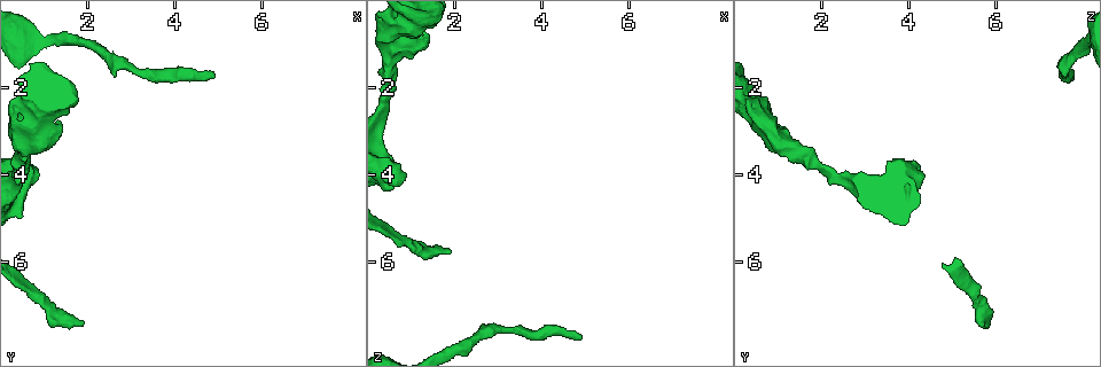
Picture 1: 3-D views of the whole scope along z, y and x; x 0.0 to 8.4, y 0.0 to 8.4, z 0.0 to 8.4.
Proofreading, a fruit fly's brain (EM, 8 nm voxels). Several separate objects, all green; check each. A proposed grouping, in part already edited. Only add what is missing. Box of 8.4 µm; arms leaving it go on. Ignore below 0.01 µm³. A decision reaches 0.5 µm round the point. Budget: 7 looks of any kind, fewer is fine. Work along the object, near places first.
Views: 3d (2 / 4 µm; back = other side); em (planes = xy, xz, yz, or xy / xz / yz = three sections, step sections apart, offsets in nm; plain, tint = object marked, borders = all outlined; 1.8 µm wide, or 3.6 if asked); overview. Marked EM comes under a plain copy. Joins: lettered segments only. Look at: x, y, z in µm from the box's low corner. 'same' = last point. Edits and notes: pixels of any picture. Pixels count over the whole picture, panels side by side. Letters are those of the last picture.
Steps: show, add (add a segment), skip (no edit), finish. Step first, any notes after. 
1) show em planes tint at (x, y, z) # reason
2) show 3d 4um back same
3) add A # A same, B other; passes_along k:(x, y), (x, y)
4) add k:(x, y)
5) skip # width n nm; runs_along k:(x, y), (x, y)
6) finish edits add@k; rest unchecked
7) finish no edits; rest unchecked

show 3d 2um at (4.90, 1.65, 7.70) # end of a long branch

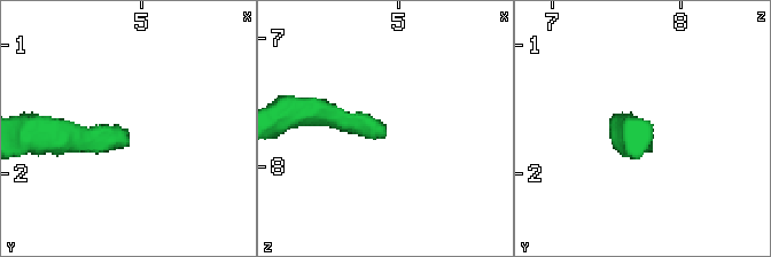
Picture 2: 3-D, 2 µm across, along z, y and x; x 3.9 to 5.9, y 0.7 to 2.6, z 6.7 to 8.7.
show em planes tint at (4.94, 1.70, 7.76)

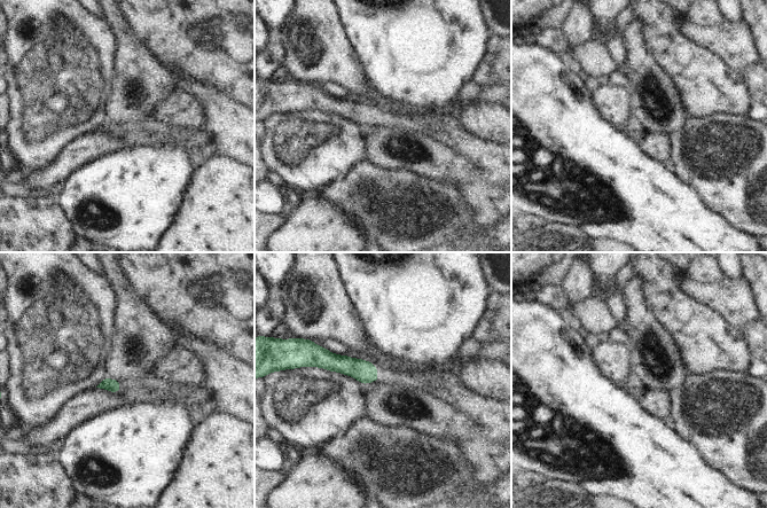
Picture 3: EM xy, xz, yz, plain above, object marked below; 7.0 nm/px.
show em planes borders same # what lies round it

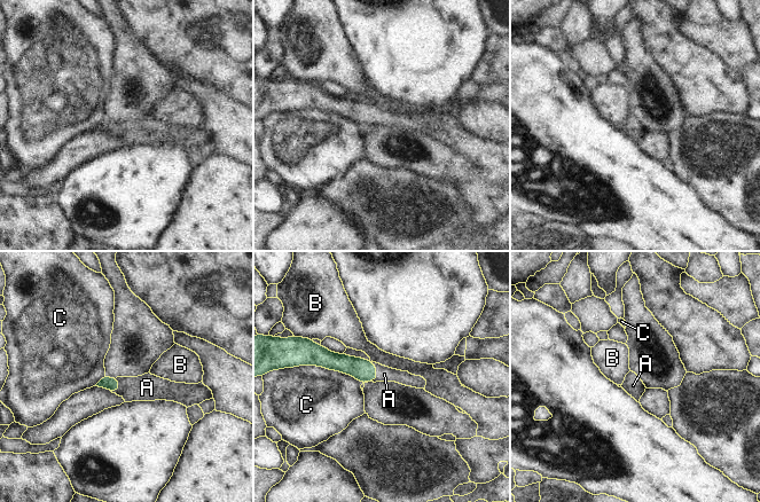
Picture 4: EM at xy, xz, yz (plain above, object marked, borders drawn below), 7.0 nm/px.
add A # A same, B other, C other; passes_along 4:(363, 370), (376, 375), (384, 374); it goes on there

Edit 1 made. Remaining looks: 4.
show overview # see it whole again

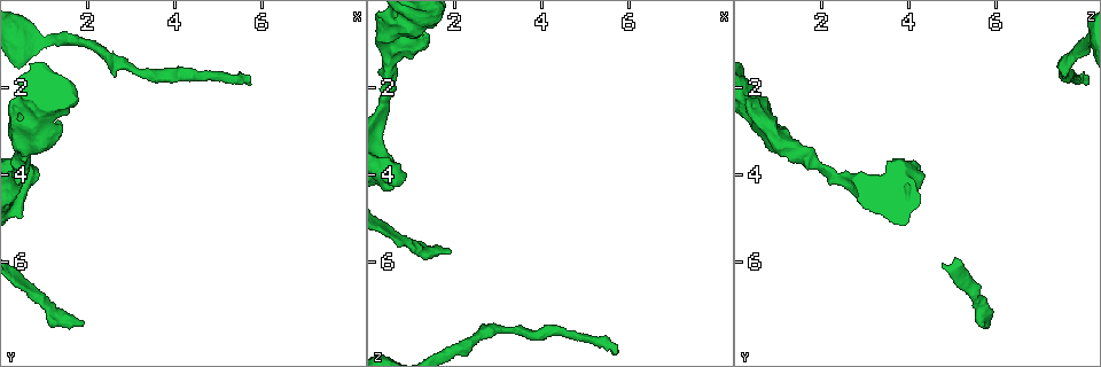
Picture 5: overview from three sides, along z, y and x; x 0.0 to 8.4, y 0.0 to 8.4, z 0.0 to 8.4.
show 3d 2um at (1.10, 3.40, 1.15) # branch stops here

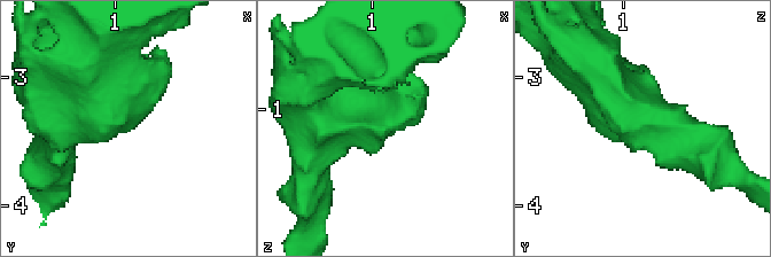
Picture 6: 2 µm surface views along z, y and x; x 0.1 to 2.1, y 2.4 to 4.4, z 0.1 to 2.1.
show em yz step 4 borders at (1.08, 3.42, 1.16) # shape alone is not enough

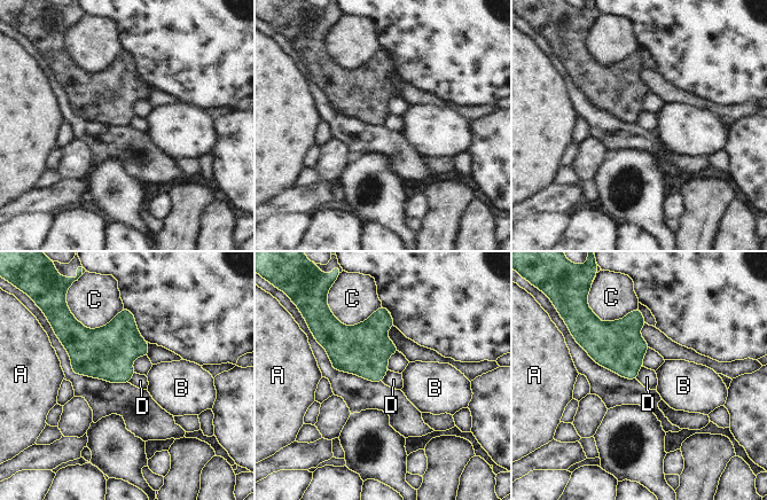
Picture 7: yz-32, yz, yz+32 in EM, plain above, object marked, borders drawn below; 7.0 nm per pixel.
show em planes borders same # another direction

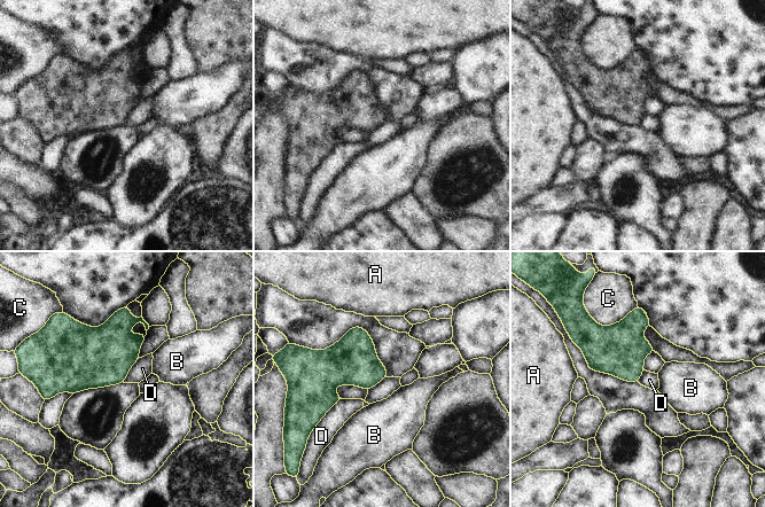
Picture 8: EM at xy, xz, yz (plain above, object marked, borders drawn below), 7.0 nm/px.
skip # A other, B other, C other, D other; border 8:(342, 398), (315, 424); none of them fits

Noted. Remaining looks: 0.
finish edits add@4; rest unchecked

